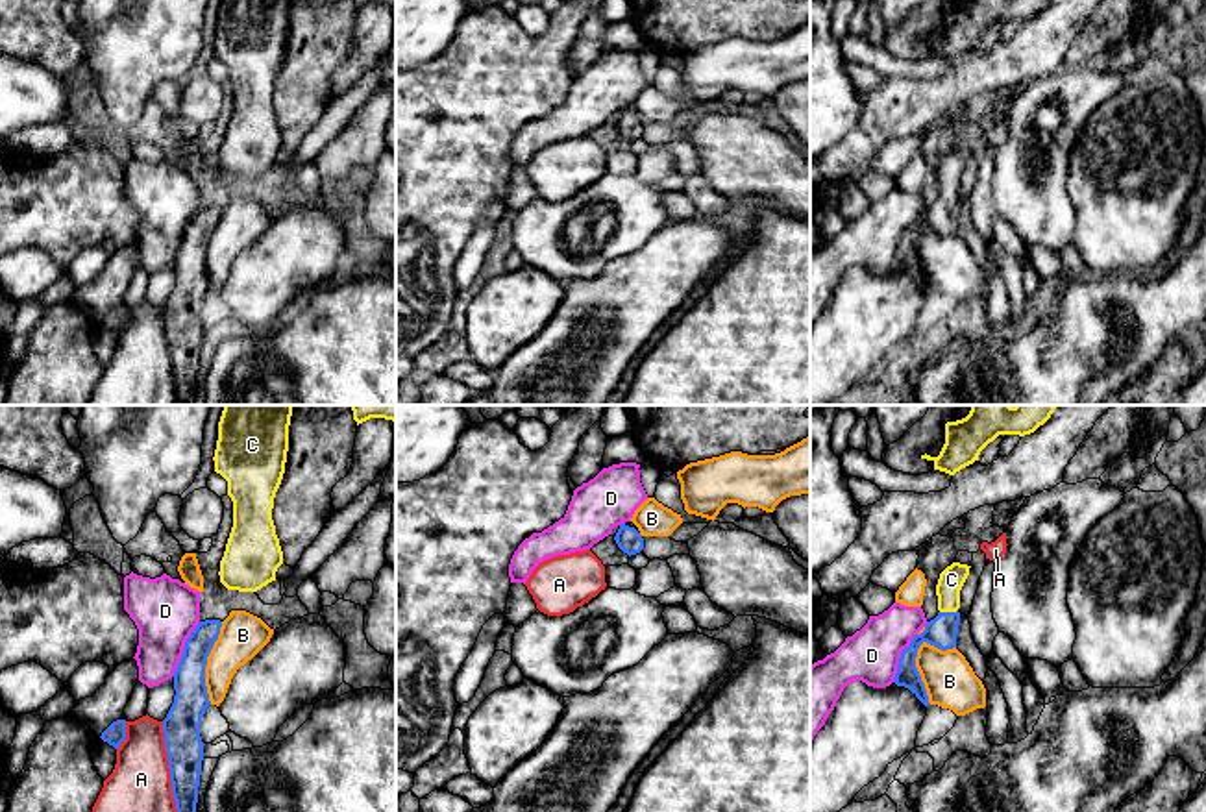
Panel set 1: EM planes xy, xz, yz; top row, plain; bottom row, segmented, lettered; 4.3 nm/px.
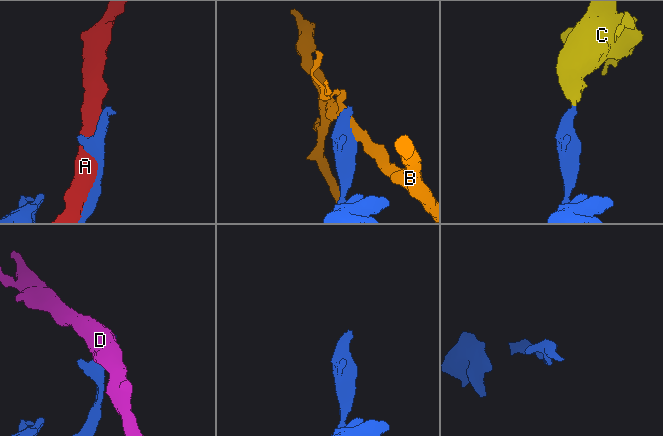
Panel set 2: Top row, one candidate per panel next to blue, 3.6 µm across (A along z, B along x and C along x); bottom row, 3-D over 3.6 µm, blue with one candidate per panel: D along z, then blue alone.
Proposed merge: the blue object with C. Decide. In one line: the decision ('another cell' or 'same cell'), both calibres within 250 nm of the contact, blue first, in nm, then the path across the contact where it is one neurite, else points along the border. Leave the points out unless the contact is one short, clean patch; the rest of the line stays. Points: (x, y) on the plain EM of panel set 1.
same cell; 130 nm thick on the blue side, 110 nm on the other

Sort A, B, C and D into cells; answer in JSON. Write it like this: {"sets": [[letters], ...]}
{"sets": [["A"], ["B"], ["C"], ["D"]]}

